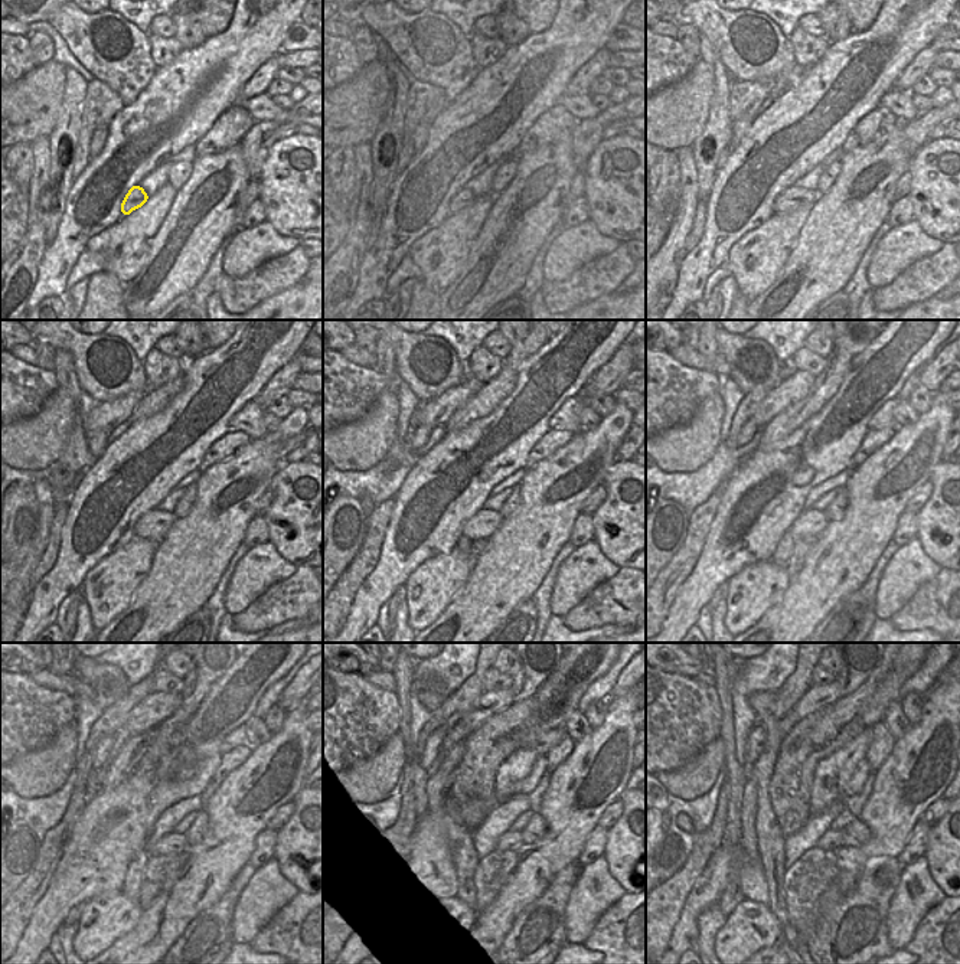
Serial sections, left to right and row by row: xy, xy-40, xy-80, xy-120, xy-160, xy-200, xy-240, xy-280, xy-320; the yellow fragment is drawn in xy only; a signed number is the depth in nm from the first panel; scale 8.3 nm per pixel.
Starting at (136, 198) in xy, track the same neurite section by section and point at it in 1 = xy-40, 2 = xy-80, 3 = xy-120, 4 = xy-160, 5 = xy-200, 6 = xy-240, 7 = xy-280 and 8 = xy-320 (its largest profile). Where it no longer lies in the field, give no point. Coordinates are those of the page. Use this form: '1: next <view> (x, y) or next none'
1: next xy-40 (464, 198)
2: next xy-80 (792, 199)
3: next xy-120 (153, 525)
4: next xy-160 (483, 523)
5: next xy-200 (809, 522)
6: next xy-240 (170, 843)
7: next xy-280 (509, 840)
8: next xy-320 (830, 840)

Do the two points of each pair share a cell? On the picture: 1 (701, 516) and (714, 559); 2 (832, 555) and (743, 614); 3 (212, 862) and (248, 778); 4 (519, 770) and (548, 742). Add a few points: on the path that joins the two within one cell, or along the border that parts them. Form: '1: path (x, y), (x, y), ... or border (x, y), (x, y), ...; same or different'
1: border (720, 503), (702, 552), (694, 567); different
2: border (790, 581), (784, 595), (767, 610); different
3: path (229, 842), (234, 806), (241, 799); same
4: path (523, 762), (541, 747); same

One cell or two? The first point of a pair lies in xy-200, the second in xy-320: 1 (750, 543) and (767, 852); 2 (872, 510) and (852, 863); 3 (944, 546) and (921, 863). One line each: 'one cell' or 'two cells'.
1: two cells
2: one cell
3: two cells

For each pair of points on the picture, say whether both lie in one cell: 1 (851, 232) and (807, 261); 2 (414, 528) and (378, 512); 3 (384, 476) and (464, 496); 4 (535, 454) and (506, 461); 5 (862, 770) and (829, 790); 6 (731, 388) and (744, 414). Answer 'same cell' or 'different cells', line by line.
1: same cell
2: different cells
3: different cells
4: different cells
5: different cells
6: different cells

